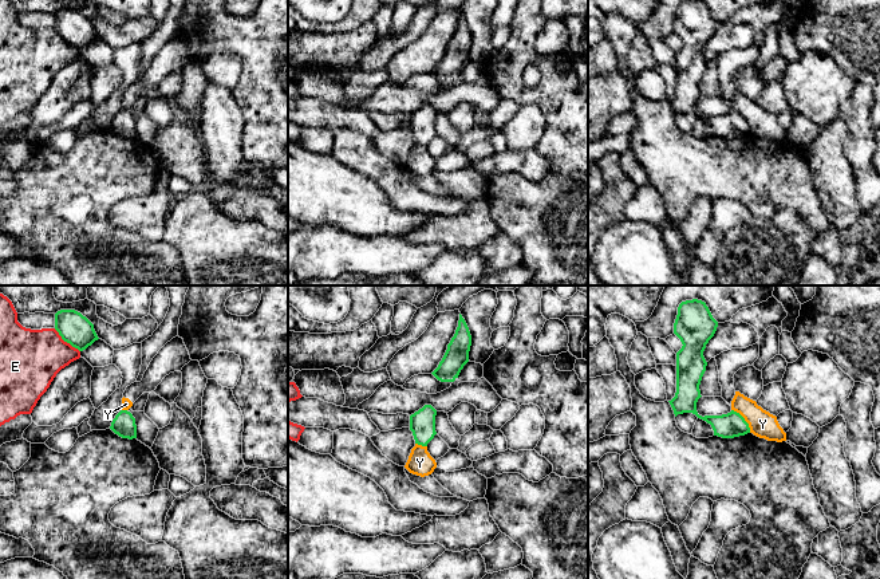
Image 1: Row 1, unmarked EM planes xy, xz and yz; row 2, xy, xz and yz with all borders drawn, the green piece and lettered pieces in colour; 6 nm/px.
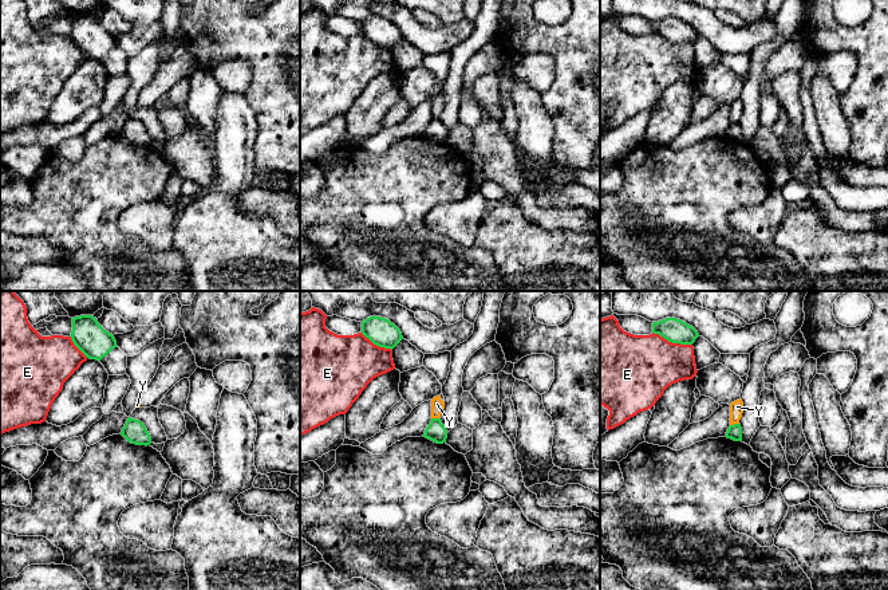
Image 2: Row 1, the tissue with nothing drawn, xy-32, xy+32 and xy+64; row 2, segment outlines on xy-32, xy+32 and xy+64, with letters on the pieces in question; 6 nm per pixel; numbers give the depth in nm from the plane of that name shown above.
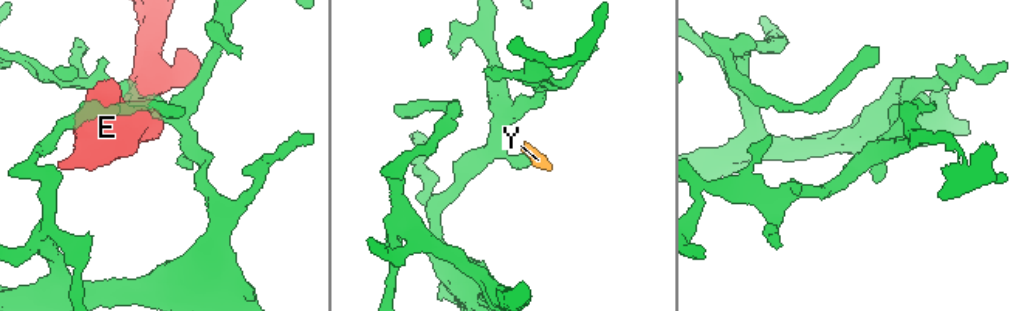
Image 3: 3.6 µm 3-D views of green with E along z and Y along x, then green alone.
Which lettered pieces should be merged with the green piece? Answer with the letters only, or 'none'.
none

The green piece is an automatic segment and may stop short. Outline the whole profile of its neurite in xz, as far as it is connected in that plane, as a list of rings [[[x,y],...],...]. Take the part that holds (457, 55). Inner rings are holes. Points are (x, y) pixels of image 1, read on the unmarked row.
[[[459,13],[455,34],[447,44],[447,50],[438,67],[431,74],[441,82],[454,82],[469,62],[470,46],[471,35],[465,19]]]

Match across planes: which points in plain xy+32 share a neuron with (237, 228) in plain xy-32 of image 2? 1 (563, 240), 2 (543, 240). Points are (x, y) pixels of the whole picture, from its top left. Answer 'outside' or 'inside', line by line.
1: inside
2: inside

